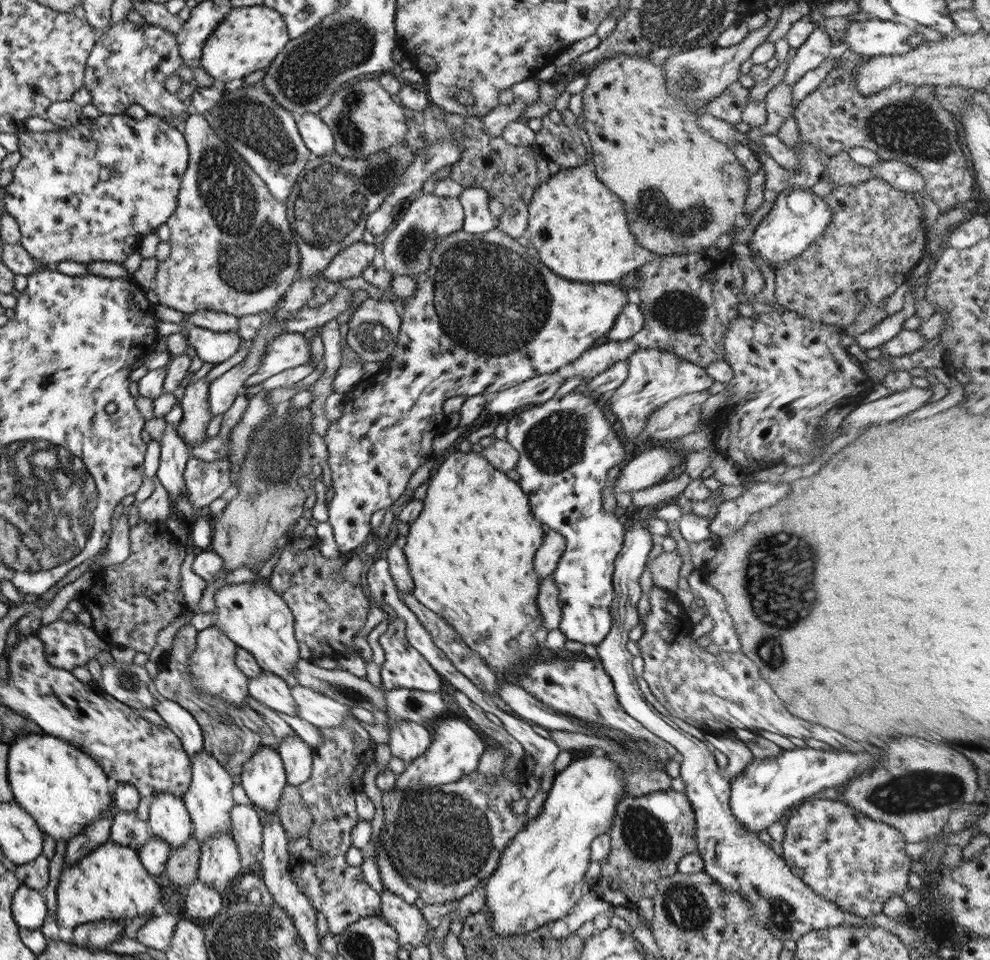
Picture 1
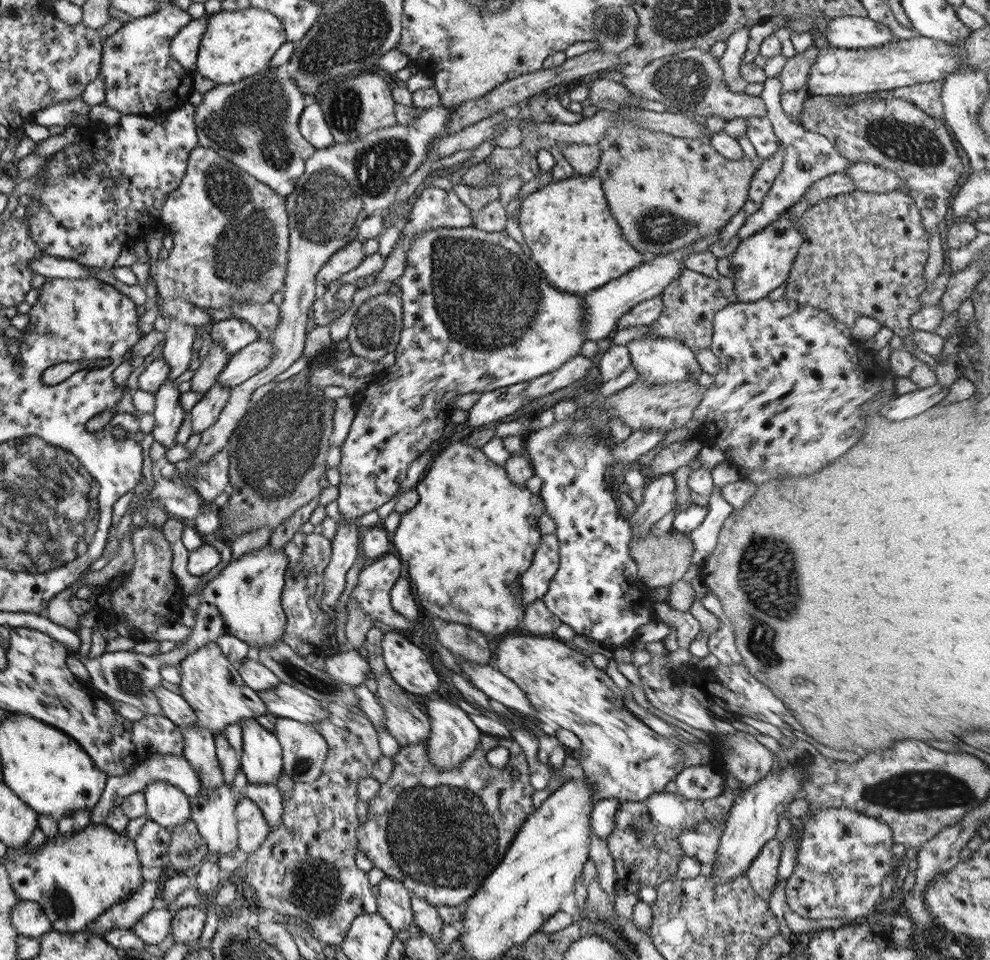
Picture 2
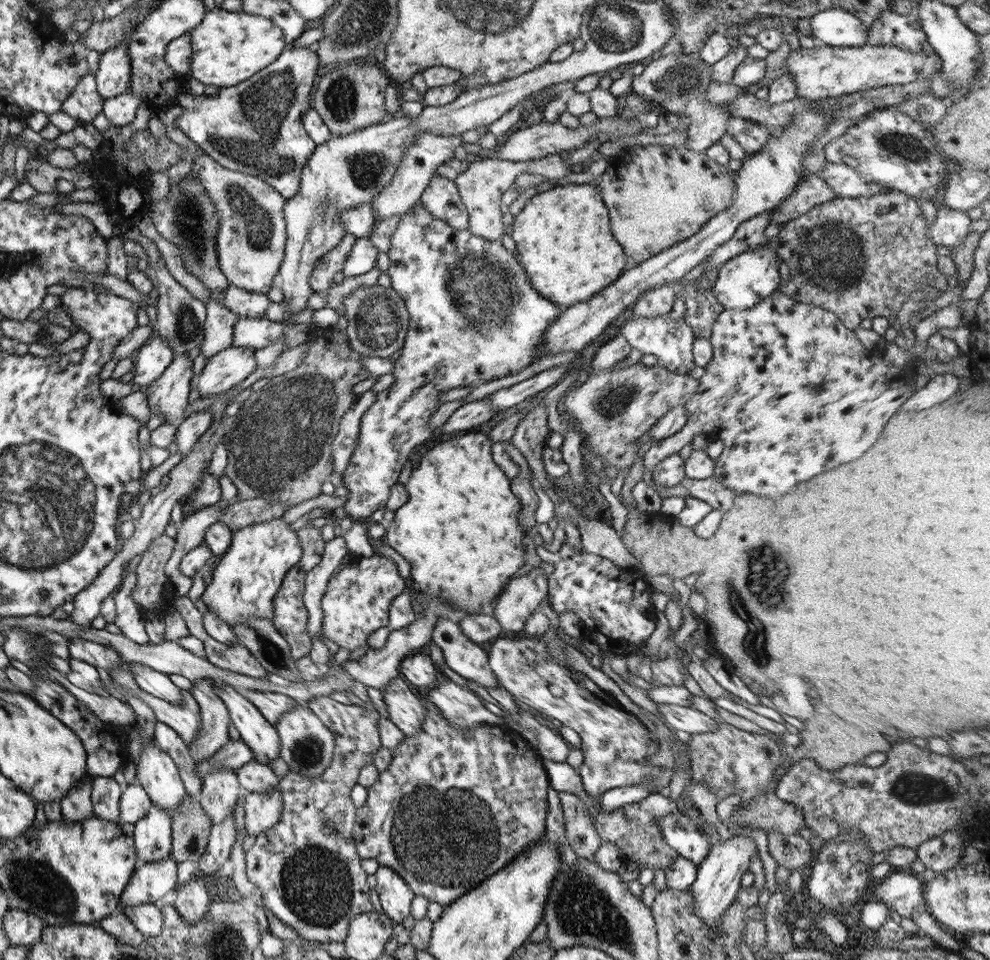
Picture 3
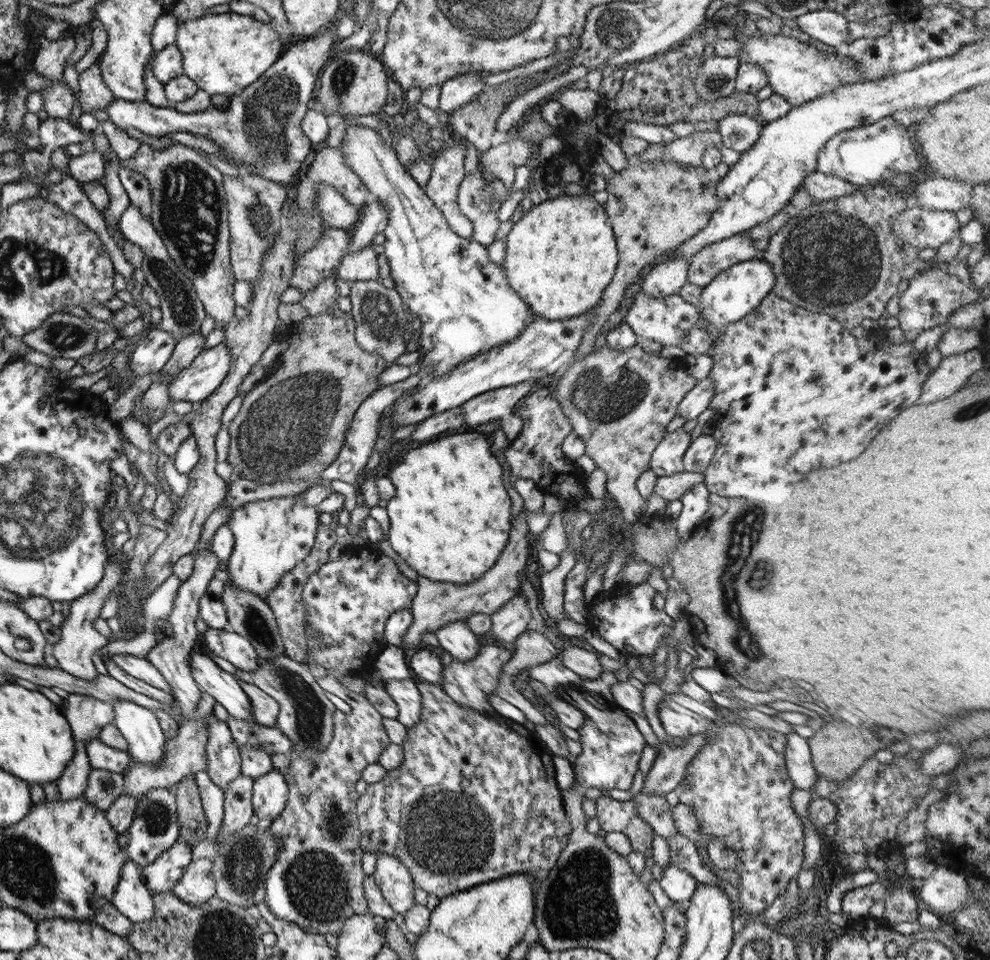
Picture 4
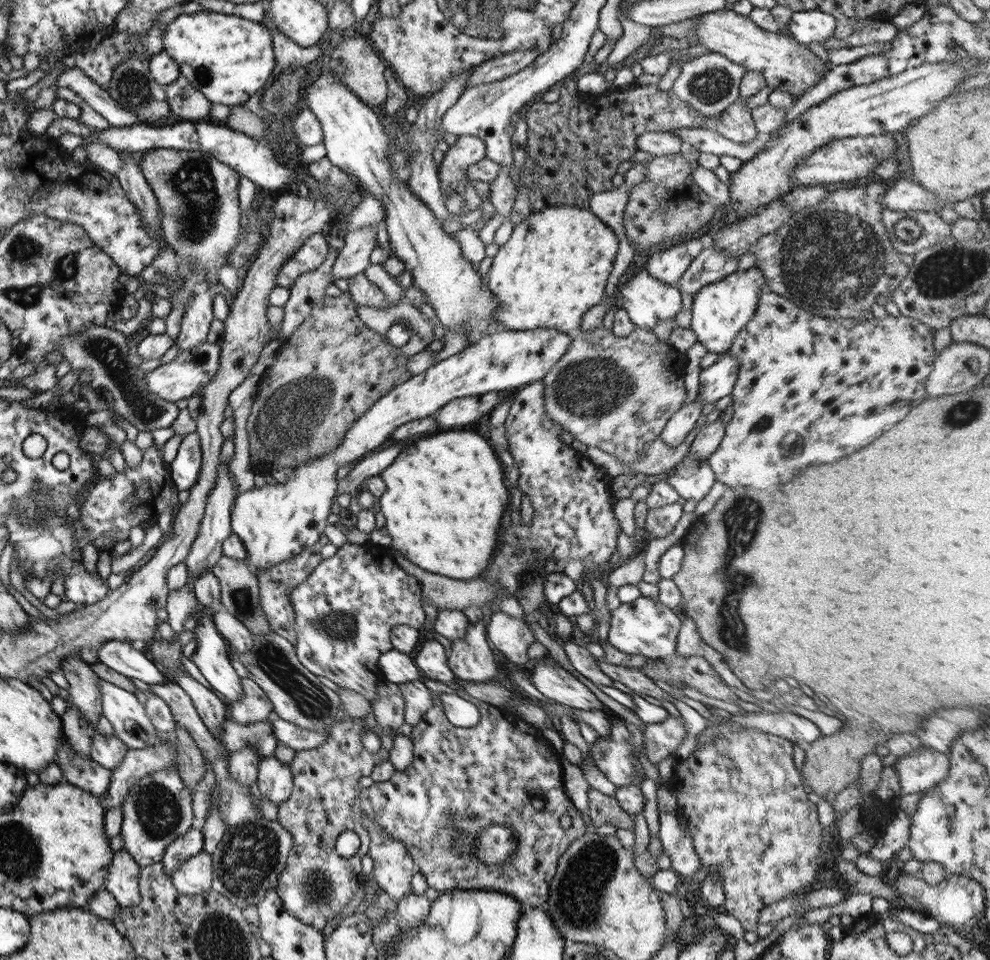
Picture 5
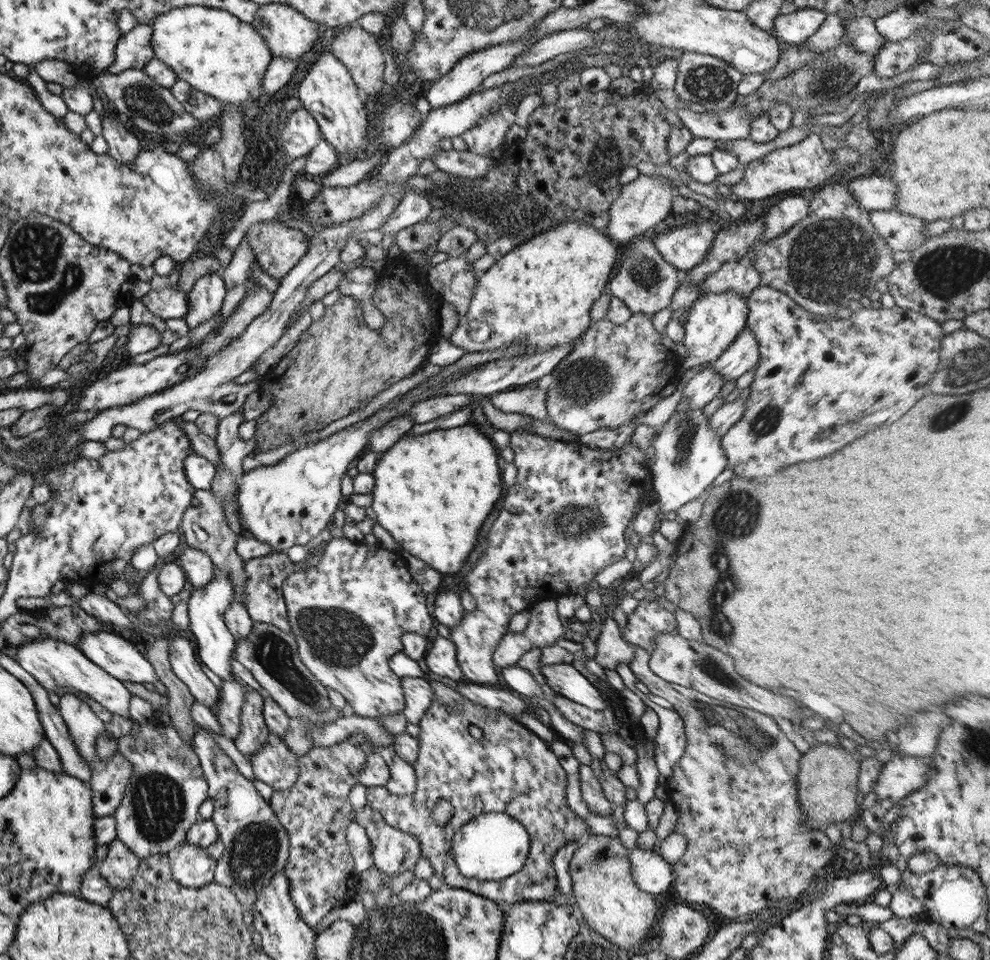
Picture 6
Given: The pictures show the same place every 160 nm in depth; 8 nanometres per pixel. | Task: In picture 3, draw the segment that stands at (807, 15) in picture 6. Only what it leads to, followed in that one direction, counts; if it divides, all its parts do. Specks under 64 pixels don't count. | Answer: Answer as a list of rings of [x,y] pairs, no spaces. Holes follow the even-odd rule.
[[[827,9],[808,18],[812,36],[818,44],[835,47],[858,47],[867,42],[868,30],[858,16],[843,9]]]

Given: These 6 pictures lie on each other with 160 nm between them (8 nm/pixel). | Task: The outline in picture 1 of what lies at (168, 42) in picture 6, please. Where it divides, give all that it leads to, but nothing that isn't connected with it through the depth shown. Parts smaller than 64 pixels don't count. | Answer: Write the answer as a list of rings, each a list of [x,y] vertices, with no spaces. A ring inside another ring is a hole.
[[[262,4],[232,8],[203,43],[199,67],[217,83],[232,84],[246,74],[263,69],[290,39],[281,15]]]

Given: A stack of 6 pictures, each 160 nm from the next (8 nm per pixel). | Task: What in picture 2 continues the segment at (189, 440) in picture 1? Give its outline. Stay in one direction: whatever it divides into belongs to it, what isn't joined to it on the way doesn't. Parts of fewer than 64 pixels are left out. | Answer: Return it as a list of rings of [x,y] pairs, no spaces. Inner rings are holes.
[[[212,342],[207,355],[201,360],[201,365],[194,371],[195,374],[191,376],[191,388],[189,388],[189,391],[205,393],[211,388],[219,373],[225,369],[227,358],[228,355],[223,350],[223,347]]]

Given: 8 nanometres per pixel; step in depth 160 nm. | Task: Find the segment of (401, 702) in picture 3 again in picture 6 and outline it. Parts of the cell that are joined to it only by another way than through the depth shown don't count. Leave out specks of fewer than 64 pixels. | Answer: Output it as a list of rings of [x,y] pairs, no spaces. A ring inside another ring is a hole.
[[[400,677],[400,685],[404,696],[402,713],[409,724],[417,725],[423,713],[432,701],[432,688],[429,680],[422,678]]]

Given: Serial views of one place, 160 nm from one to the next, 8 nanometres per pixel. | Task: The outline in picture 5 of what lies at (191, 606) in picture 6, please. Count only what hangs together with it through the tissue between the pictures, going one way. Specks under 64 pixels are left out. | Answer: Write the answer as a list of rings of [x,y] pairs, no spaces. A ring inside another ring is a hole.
[[[199,606],[198,614],[195,617],[197,627],[195,627],[190,634],[195,644],[190,660],[197,666],[201,676],[205,678],[205,682],[211,686],[212,690],[218,694],[225,703],[233,704],[238,698],[243,696],[243,688],[240,685],[239,676],[229,664],[229,659],[227,658],[229,654],[228,646],[214,627],[214,622],[212,621],[213,614],[215,614],[215,612],[210,612],[210,610],[207,610],[204,606]]]

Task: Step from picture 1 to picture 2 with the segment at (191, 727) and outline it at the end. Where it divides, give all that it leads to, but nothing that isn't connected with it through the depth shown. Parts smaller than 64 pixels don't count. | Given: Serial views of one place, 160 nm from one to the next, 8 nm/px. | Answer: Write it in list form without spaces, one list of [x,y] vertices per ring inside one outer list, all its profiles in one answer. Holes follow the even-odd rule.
[[[161,683],[155,687],[155,696],[158,700],[158,705],[161,709],[161,714],[168,718],[175,727],[186,728],[190,724],[197,723],[194,710],[181,698],[179,694],[173,694],[166,688],[163,688]]]

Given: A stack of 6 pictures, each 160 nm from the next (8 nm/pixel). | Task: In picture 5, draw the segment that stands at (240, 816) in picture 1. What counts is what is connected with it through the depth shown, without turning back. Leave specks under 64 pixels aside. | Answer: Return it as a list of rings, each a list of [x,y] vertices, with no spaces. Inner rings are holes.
[[[273,755],[258,762],[256,783],[259,794],[273,805],[285,802],[293,788],[290,768]]]

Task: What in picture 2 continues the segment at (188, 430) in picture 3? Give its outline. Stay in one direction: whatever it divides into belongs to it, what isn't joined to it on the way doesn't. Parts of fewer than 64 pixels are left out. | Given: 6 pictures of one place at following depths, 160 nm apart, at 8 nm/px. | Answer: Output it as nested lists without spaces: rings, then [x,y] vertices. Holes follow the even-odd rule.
[[[213,384],[202,398],[188,410],[193,433],[200,433],[209,428],[218,419],[221,409],[229,398],[229,390],[230,388],[227,386]]]

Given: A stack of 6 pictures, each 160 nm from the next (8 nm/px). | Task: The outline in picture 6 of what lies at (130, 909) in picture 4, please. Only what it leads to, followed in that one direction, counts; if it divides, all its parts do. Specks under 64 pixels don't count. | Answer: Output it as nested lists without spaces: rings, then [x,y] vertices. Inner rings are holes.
[[[115,838],[107,846],[105,858],[97,866],[99,874],[112,888],[125,888],[132,883],[138,859]]]

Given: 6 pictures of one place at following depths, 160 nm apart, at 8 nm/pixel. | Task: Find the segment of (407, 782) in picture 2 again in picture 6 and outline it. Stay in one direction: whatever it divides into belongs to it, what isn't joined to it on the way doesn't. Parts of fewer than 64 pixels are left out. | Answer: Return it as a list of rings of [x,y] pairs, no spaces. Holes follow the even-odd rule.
[[[429,680],[429,683],[433,693],[432,701],[417,724],[419,729],[419,734],[416,736],[418,751],[415,762],[412,762],[415,774],[413,794],[395,796],[395,794],[389,794],[384,786],[367,787],[366,805],[376,811],[387,826],[416,837],[419,849],[421,849],[420,857],[425,857],[429,861],[432,872],[436,876],[441,876],[445,886],[457,887],[468,890],[473,894],[480,894],[482,897],[495,901],[502,906],[509,906],[515,902],[525,902],[526,900],[549,901],[556,890],[553,855],[559,848],[578,840],[588,828],[587,824],[579,816],[576,816],[566,804],[565,771],[557,763],[557,758],[551,751],[550,745],[521,723],[505,715],[499,715],[493,719],[491,714],[487,712],[487,708],[477,705],[476,702],[471,702],[455,689],[438,681]],[[448,704],[457,705],[458,710],[448,713],[446,711]],[[469,726],[475,726],[475,728],[481,730],[481,739],[474,739],[469,735],[467,731]],[[437,800],[447,800],[453,806],[451,820],[445,826],[437,826],[431,818],[433,804]],[[484,813],[502,813],[511,816],[525,828],[529,839],[528,856],[521,869],[515,874],[499,880],[465,878],[455,866],[449,850],[449,842],[453,838],[453,833],[467,824],[467,821],[471,821]]]

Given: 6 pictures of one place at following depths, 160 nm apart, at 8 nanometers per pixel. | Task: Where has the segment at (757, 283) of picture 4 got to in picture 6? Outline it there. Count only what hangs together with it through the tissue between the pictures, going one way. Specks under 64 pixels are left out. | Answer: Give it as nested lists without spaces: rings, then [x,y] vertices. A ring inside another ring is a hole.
[[[733,291],[699,295],[695,299],[685,314],[687,320],[682,325],[682,344],[687,349],[687,355],[685,357],[679,356],[682,362],[679,370],[680,375],[702,362],[715,362],[716,358],[729,347],[729,344],[737,339],[738,334],[746,326],[748,308],[745,300],[741,295],[737,295]]]

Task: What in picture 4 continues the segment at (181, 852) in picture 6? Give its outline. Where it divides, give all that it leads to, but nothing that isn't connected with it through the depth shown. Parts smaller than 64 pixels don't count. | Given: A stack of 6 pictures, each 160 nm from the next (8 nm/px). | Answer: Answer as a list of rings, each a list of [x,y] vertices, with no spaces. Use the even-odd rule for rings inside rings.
[[[207,858],[191,860],[170,891],[181,902],[201,906],[216,894],[211,868],[212,863]]]

